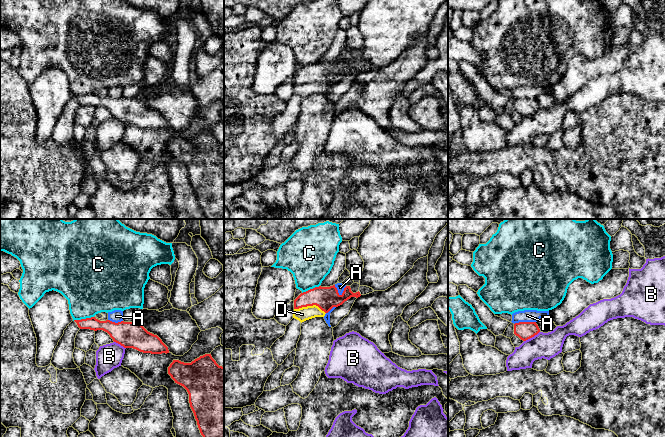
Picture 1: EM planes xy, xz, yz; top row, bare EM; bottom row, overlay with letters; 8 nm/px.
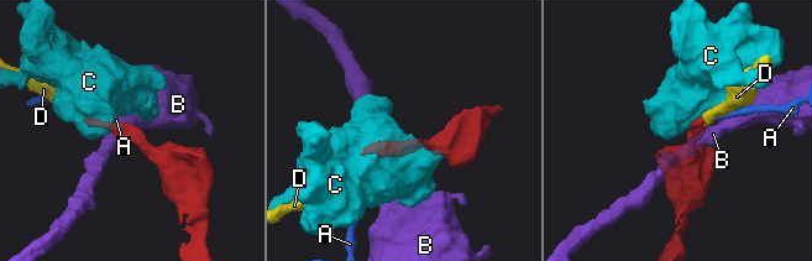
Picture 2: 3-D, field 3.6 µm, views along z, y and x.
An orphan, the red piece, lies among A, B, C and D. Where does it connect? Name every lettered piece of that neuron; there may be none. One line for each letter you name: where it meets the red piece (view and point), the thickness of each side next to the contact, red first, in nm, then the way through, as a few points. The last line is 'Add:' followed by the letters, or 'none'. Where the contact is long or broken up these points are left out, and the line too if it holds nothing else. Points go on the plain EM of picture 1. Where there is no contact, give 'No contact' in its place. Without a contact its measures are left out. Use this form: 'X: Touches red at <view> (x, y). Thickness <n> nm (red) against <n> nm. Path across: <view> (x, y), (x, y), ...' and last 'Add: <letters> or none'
D: Touches red at xz (310, 81). Thickness 180 nm (red) against 110 nm. Path across: xz (326, 74), (310, 81), (302, 90)
Add: D

